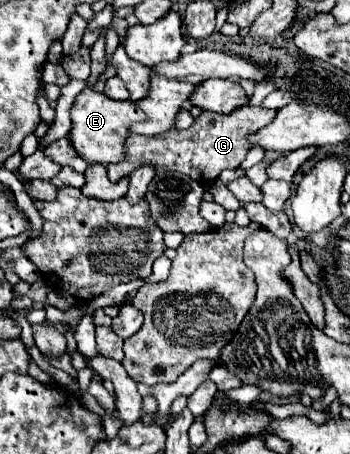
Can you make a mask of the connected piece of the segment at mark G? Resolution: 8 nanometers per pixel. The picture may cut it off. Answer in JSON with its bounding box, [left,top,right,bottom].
[107,106,277,186]

